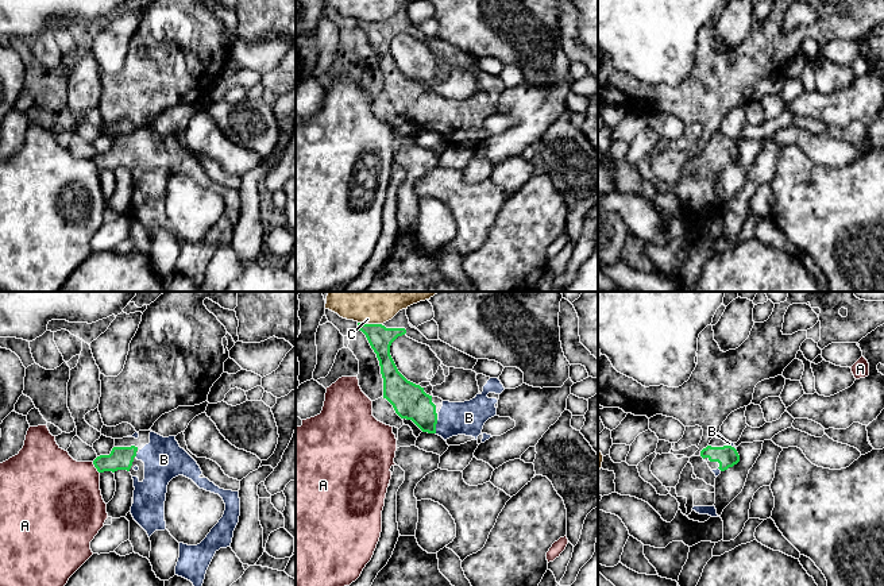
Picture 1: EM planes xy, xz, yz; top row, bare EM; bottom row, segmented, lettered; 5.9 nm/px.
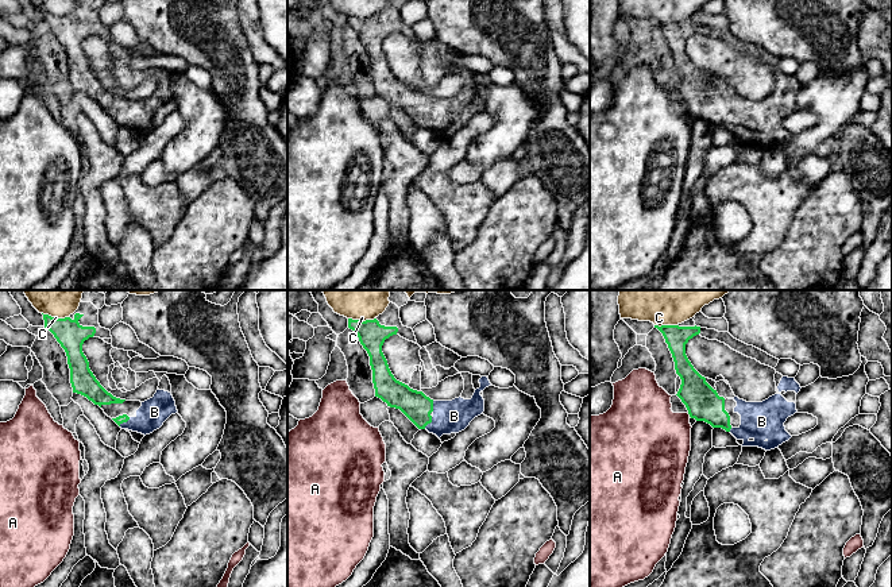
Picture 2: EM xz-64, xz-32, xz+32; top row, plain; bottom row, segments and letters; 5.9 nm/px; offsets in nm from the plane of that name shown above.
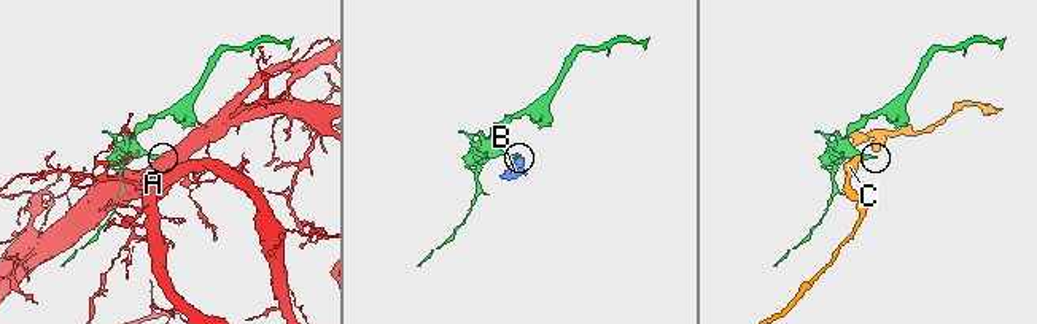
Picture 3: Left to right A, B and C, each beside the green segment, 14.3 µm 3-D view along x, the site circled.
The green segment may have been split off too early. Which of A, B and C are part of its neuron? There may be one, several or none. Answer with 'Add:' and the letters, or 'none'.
Add: B

